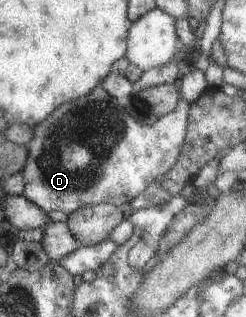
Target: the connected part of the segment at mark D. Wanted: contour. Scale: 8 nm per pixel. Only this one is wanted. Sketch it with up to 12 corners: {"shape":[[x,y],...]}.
{"shape":[[103,84],[33,128],[24,196],[131,203],[179,164],[192,107],[156,124]]}

